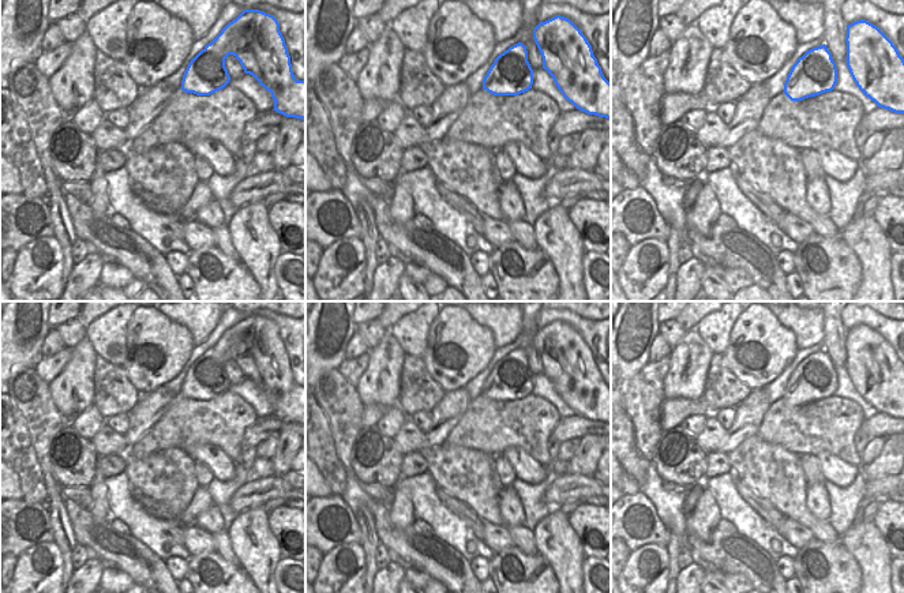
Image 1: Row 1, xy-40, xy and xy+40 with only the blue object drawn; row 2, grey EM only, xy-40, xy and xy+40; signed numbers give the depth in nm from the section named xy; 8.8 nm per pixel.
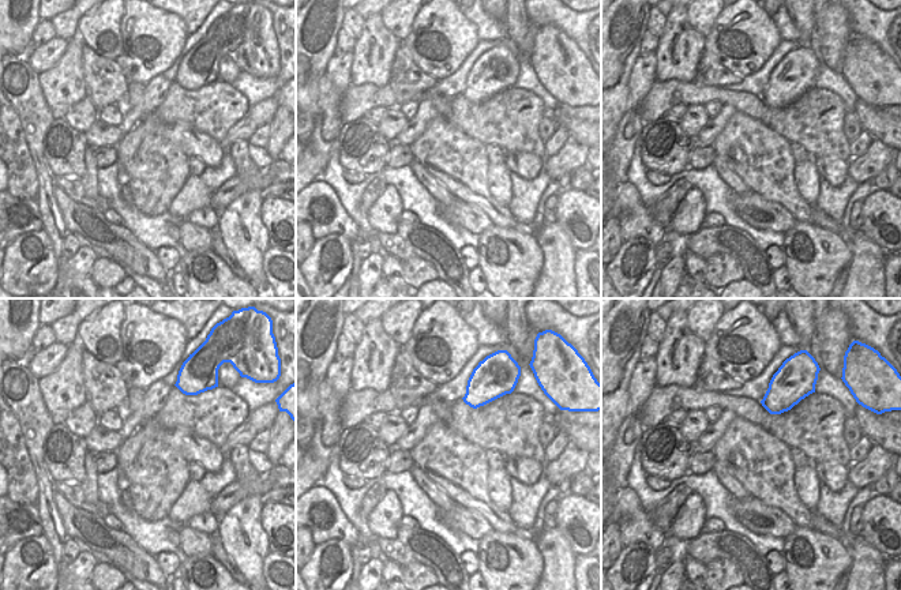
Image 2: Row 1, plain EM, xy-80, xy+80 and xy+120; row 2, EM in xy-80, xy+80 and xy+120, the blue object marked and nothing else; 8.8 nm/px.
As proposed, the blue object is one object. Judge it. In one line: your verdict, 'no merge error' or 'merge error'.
no merge error

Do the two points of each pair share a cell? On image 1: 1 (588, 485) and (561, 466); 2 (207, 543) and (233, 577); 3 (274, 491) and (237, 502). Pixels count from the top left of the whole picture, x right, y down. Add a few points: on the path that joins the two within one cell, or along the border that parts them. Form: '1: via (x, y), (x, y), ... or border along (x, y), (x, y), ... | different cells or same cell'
1: border along (567, 472), (558, 476) | different cells
2: border along (214, 550), (191, 556) | different cells
3: via (265, 492), (247, 496) | same cell

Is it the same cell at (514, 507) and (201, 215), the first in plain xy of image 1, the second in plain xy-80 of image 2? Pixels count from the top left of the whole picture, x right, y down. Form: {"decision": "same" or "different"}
{"decision": "same"}

